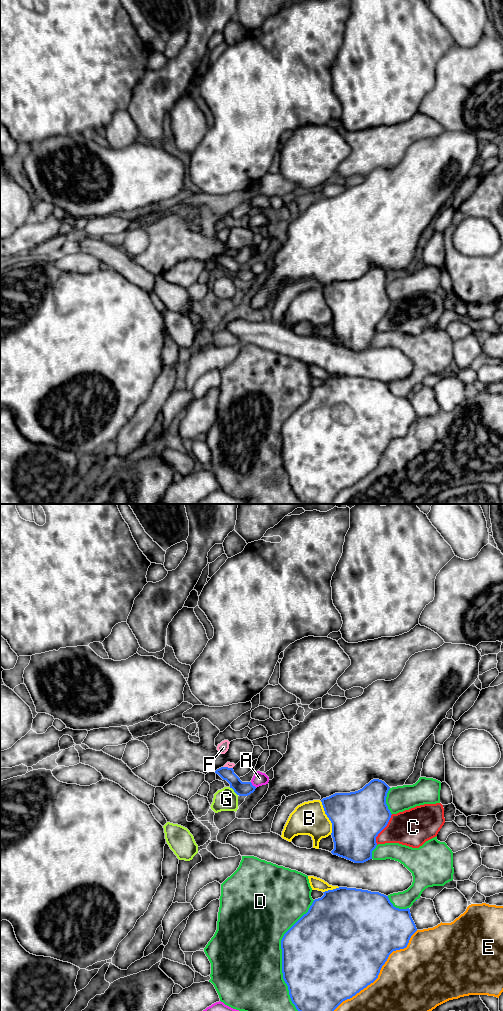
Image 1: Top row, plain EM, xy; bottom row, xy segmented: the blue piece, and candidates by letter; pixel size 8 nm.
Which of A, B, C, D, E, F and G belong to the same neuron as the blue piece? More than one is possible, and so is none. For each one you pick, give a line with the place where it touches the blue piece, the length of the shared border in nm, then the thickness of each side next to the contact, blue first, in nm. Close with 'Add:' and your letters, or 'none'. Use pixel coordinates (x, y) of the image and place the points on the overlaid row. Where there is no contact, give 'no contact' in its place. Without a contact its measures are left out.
Add: none

